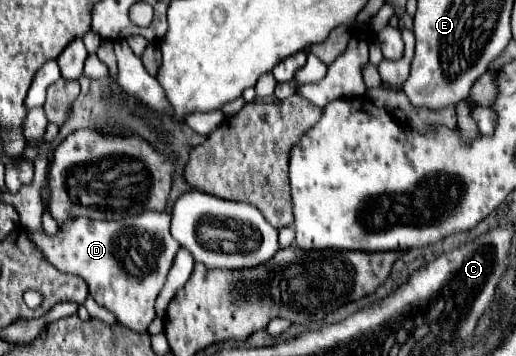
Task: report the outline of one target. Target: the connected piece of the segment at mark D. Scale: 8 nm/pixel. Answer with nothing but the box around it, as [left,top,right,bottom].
[30,211,180,333]

